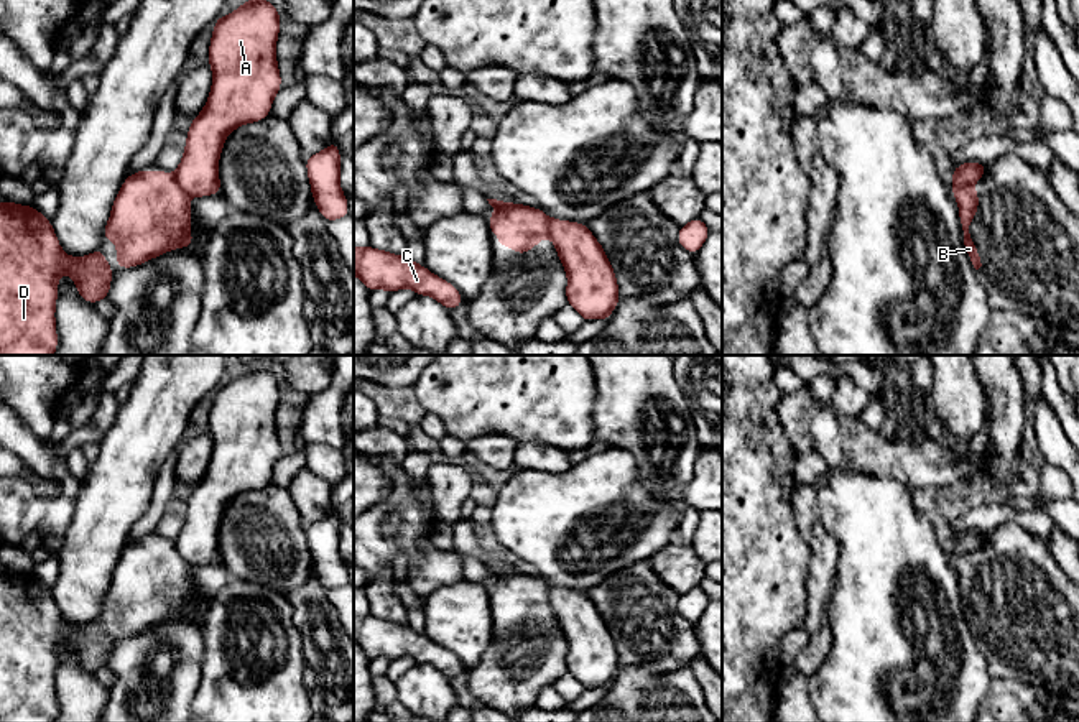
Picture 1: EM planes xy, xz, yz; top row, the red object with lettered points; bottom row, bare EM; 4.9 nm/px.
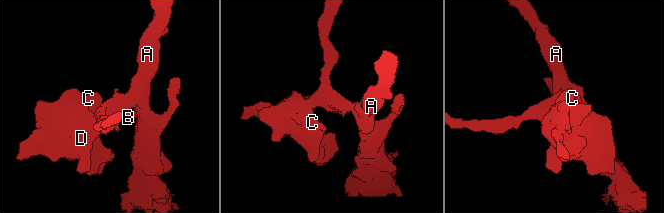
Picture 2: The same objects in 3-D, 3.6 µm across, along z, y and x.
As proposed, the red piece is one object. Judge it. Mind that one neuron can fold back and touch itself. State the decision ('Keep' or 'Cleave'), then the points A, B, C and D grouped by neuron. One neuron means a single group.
Cleave. Groups: A / B C D

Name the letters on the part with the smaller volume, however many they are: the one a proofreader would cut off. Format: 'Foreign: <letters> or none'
Foreign: B, C, D

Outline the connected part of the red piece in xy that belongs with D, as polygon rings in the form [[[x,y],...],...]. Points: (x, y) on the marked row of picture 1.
[[[0,202],[0,355],[53,355],[58,349],[58,280],[69,271],[81,298],[90,304],[107,299],[113,276],[97,248],[87,257],[66,257],[51,220],[33,206]]]

